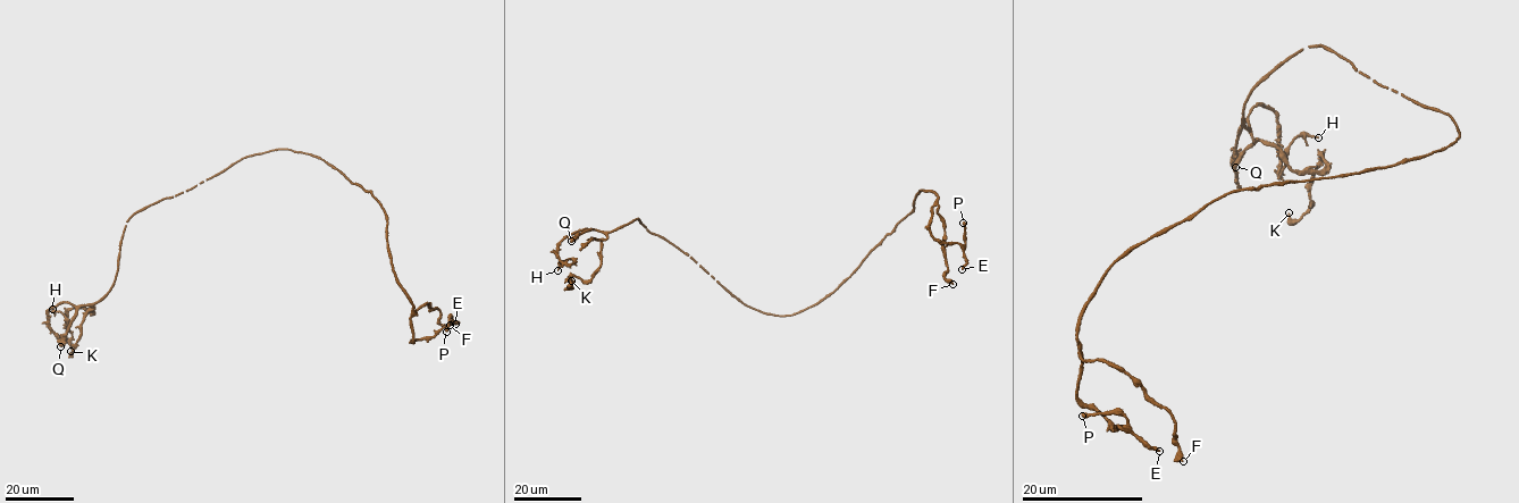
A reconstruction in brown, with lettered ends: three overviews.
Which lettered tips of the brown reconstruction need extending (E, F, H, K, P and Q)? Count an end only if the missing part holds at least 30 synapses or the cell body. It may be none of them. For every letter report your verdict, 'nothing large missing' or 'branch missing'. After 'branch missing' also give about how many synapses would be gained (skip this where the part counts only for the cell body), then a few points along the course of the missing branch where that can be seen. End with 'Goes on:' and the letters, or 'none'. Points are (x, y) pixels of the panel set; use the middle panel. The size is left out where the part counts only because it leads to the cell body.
E: nothing large missing
F: nothing large missing
H: nothing large missing
K: nothing large missing
P: nothing large missing
Q: nothing large missing
Goes on: none

